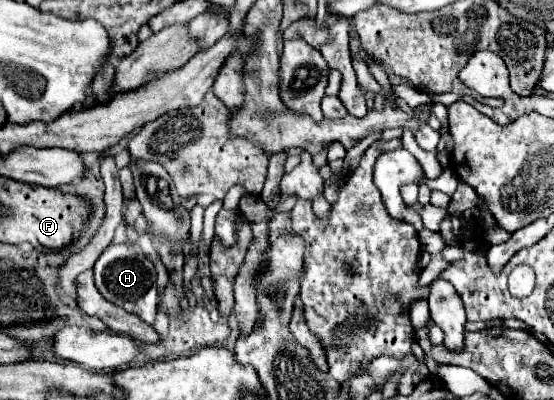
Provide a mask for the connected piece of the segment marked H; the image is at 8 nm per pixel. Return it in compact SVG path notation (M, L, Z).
M128 242L108 244L106 250L100 254L100 258L94 264L94 282L106 300L112 300L116 306L138 314L144 322L154 324L156 304L158 304L156 270L148 258L134 252L132 244L128 244Z

